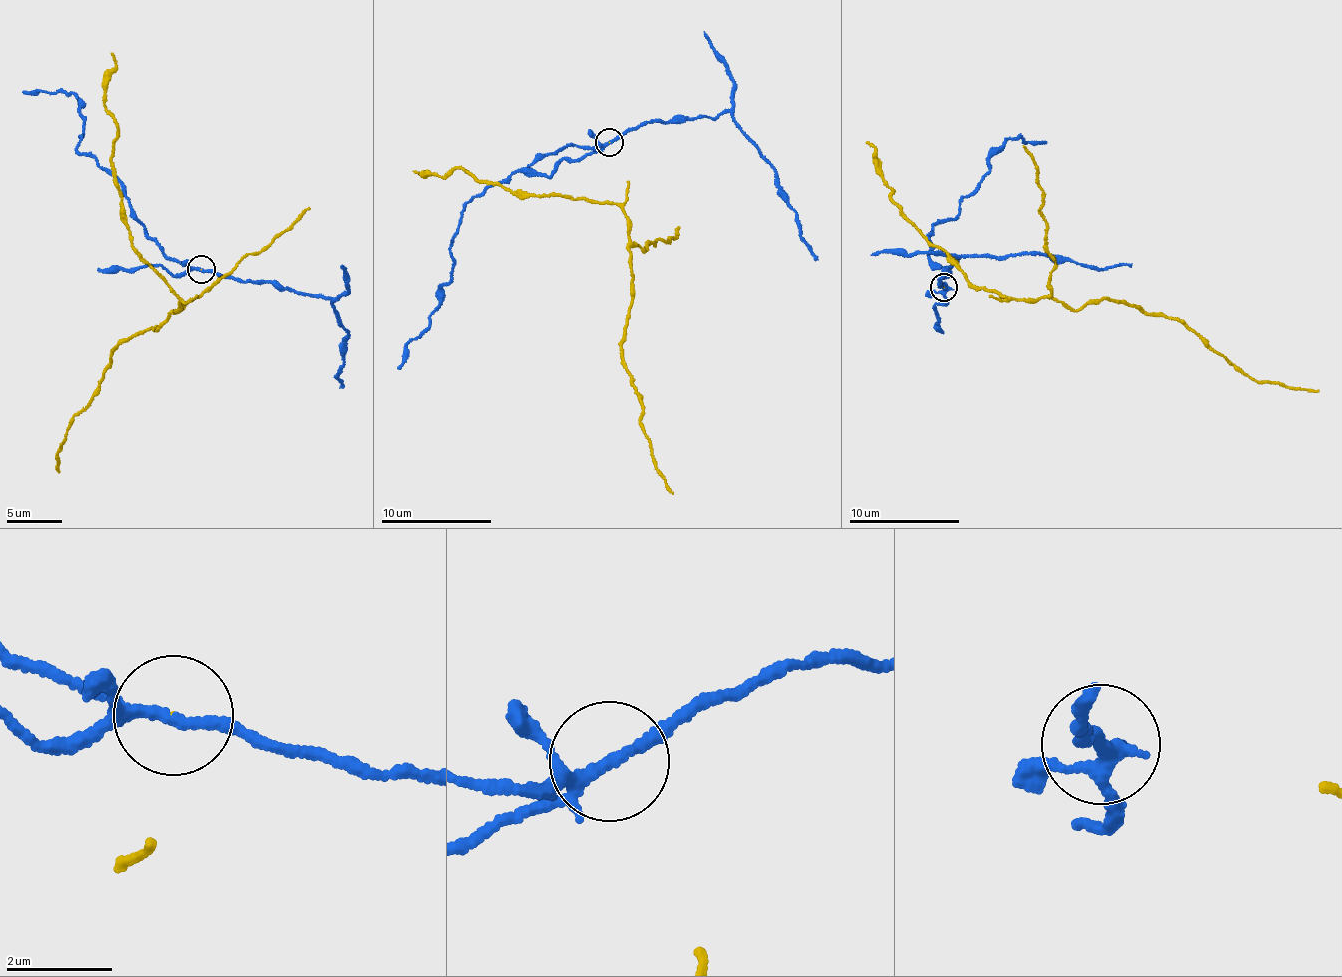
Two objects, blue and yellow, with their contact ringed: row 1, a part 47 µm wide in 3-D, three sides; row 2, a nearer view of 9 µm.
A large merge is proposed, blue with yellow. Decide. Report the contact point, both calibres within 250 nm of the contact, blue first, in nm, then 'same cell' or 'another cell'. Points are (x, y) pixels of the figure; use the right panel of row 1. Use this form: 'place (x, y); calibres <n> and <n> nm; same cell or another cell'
place (944, 287); calibres 180 and 20 nm; another cell

